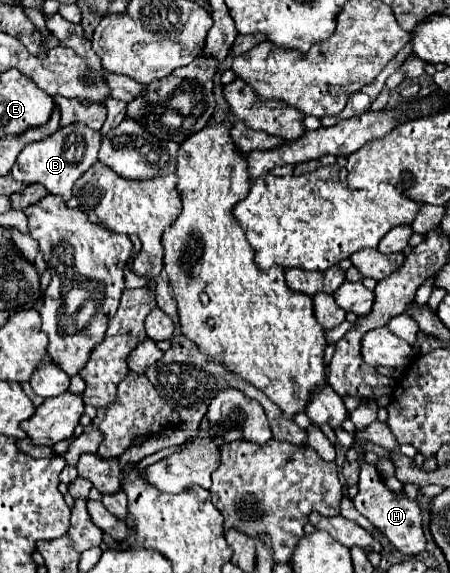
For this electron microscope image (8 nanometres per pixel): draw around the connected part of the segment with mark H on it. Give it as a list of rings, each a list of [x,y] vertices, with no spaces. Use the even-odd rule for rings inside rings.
[[[357,439],[355,441],[355,451],[357,451],[357,461],[359,461],[359,467],[361,467],[361,479],[359,479],[359,493],[355,495],[353,503],[357,507],[357,511],[361,515],[365,515],[393,545],[395,549],[405,555],[405,557],[415,557],[419,555],[425,545],[427,545],[427,539],[425,539],[425,533],[423,533],[423,507],[419,505],[417,499],[409,499],[407,495],[397,495],[395,491],[391,491],[383,477],[379,475],[377,467],[373,463],[367,463],[363,457],[365,457],[365,445],[367,441],[363,439]]]

